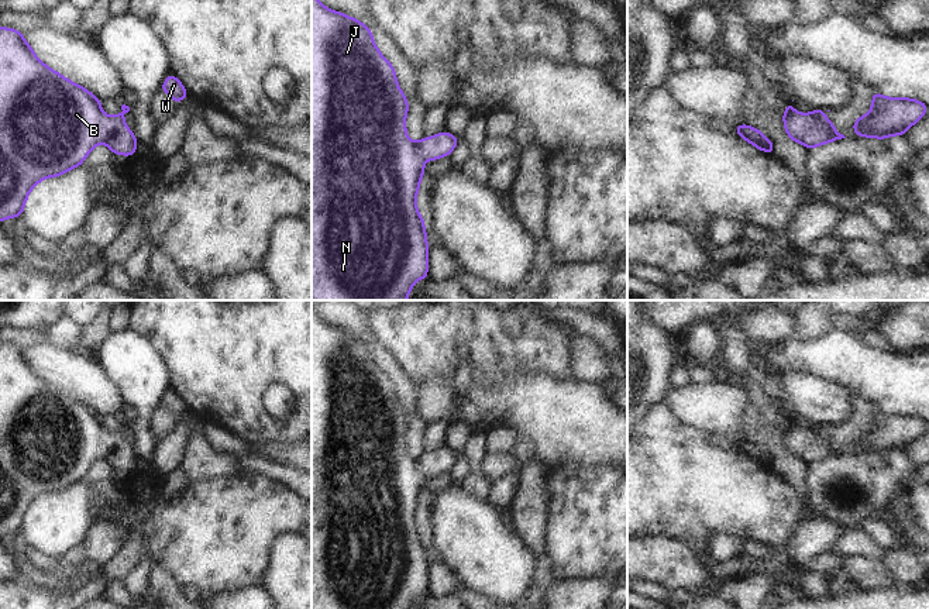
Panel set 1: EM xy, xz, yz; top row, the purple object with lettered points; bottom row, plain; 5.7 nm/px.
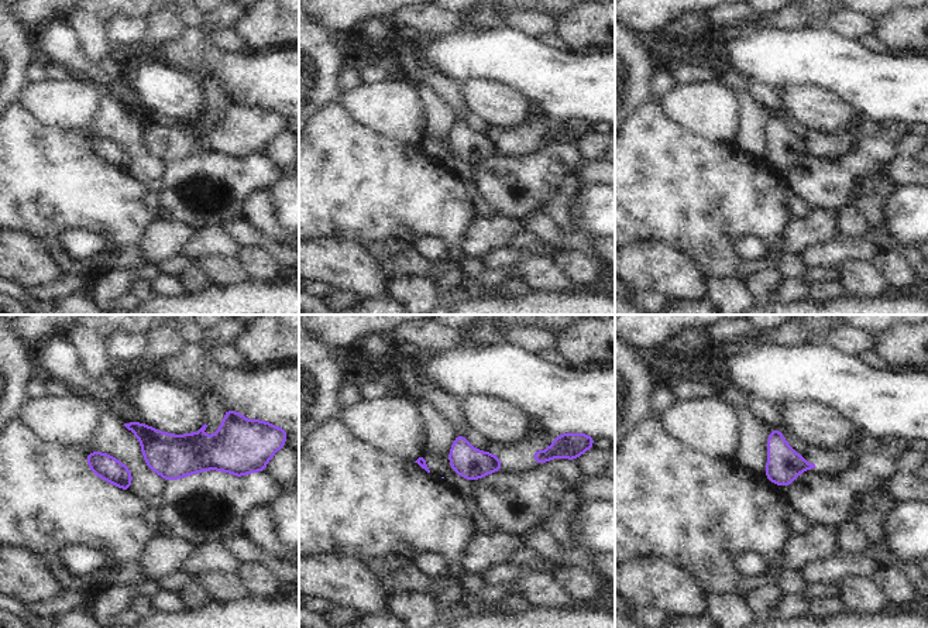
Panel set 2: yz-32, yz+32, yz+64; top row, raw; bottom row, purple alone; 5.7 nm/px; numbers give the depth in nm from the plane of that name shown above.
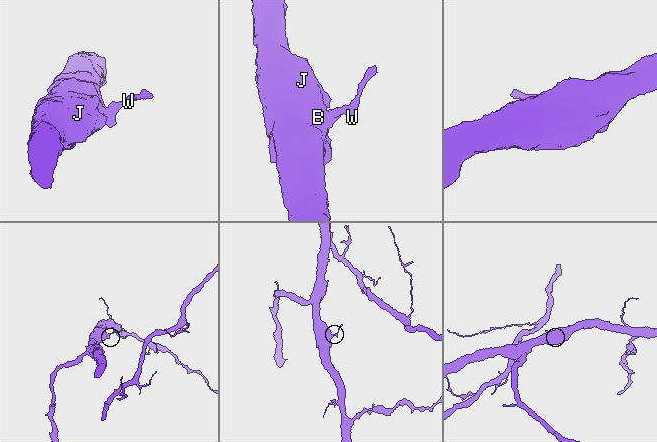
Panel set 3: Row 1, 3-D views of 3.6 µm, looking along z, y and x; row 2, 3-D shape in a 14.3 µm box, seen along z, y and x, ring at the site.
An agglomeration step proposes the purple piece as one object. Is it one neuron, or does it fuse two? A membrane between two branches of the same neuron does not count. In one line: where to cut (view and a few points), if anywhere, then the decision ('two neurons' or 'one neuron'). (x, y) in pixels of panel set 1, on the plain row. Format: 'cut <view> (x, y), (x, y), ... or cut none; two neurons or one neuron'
cut none; one neuron

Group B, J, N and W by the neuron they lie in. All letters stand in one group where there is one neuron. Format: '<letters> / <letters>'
B J N W

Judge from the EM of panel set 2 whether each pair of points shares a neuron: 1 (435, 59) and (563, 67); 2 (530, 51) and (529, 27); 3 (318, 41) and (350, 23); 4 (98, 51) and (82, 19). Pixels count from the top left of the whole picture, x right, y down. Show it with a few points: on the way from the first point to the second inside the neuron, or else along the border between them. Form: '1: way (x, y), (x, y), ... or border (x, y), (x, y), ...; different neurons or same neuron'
1: way (467, 59), (518, 59), (530, 67); same neuron
2: border (502, 24), (535, 38); different neurons
3: border (313, 14), (344, 37); different neurons
4: way (95, 43), (90, 27); same neuron

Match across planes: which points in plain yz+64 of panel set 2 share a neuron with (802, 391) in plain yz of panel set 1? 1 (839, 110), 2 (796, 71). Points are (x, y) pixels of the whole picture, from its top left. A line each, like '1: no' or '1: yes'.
1: yes
2: no

